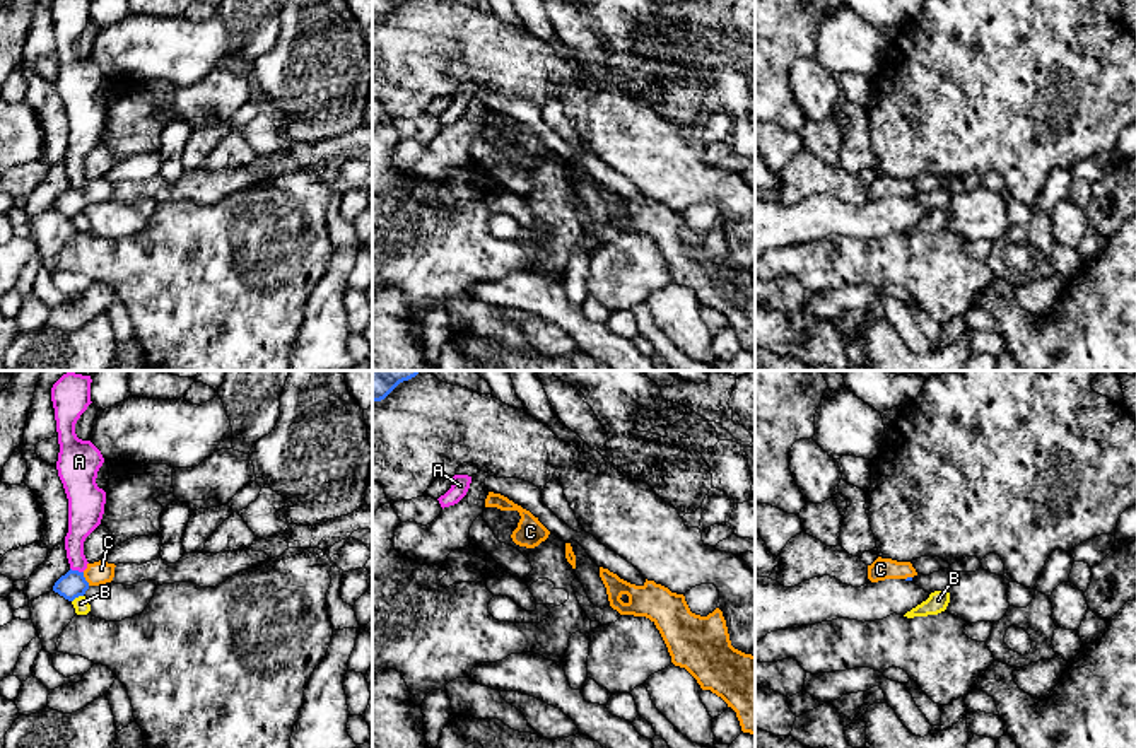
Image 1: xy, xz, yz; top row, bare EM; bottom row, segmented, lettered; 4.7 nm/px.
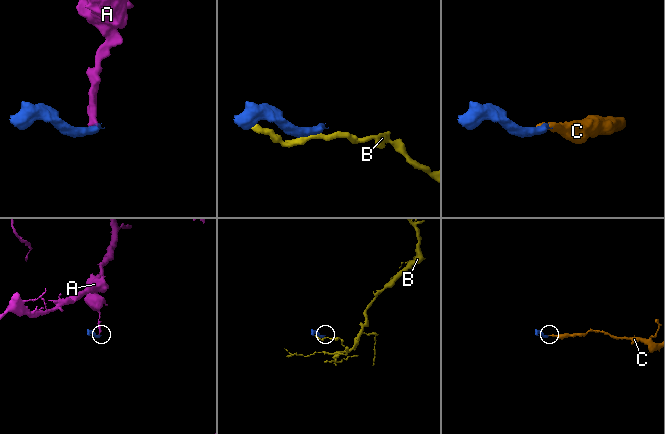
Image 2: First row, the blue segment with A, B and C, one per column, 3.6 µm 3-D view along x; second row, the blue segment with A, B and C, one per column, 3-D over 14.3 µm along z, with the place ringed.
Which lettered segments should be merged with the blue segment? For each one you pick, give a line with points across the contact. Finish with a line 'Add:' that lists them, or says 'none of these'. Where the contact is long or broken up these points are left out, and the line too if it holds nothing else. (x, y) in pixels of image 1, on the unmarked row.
C: Path across: xy (72, 202), (84, 197), (99, 190)
Add: C

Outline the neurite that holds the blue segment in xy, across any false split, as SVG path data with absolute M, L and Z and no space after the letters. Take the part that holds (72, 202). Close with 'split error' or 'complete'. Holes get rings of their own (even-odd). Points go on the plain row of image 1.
M99 178L87 181L84 190L70 186L55 200L53 208L68 219L73 219L75 215L84 213L91 203L111 200L114 195L114 184L114 181Z | split error

